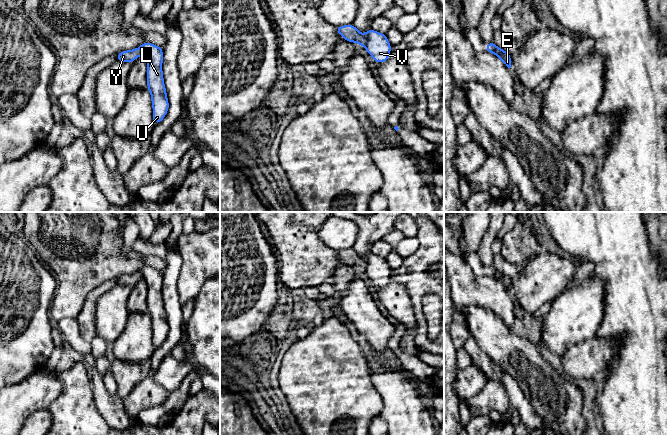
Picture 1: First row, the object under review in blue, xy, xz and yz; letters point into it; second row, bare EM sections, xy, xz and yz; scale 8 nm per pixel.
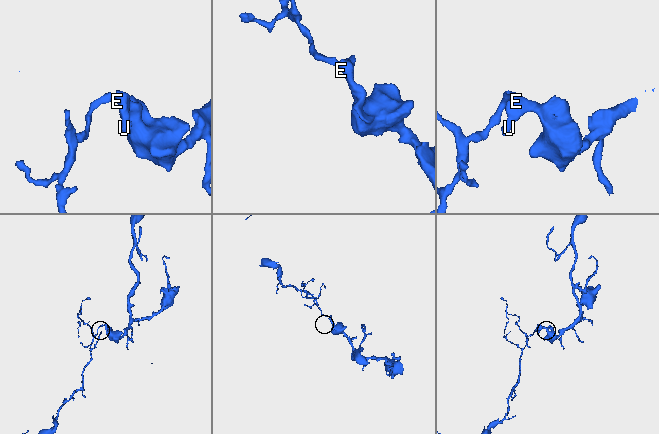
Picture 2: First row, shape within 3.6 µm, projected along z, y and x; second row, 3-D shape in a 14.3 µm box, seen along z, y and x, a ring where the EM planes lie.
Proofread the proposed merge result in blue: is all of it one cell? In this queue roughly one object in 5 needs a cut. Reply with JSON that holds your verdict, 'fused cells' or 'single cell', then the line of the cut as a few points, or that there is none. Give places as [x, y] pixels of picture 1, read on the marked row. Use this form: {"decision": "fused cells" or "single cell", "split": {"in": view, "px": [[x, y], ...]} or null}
{"decision": "fused cells", "split": {"in": "xz", "px": [[365, 35], [366, 41], [362, 45]]}}

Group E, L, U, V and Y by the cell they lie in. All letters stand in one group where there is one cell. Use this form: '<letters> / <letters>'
E L U V / Y

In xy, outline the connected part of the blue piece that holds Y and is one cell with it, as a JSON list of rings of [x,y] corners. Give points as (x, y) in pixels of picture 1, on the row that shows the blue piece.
[[[136,48],[133,50],[121,51],[120,53],[116,54],[116,58],[117,58],[117,61],[133,63],[135,59],[141,56],[142,54],[143,53],[141,49]]]

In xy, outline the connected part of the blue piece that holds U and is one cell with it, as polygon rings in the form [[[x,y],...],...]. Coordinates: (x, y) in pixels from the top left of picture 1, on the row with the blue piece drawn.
[[[149,42],[142,43],[139,48],[148,63],[147,89],[151,93],[152,118],[154,125],[157,125],[164,119],[169,110],[169,101],[162,71],[163,48]]]

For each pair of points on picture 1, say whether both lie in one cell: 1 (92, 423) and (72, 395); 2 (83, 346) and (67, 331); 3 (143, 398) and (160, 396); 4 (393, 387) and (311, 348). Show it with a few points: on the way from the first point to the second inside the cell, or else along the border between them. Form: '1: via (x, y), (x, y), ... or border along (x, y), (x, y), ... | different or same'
1: via (85, 417), (73, 405), (73, 402) | same
2: via (79, 343), (71, 335) | same
3: via (147, 397), (156, 396) | same
4: border along (368, 364), (371, 383), (382, 397) | different

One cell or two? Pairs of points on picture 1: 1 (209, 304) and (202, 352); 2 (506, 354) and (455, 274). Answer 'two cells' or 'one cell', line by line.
1: one cell
2: two cells

